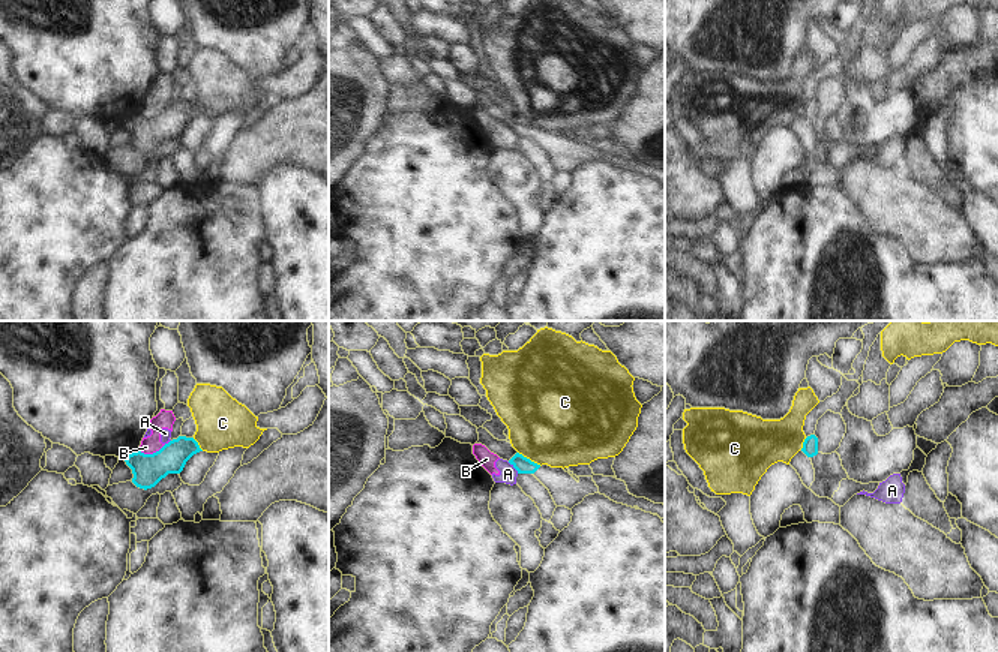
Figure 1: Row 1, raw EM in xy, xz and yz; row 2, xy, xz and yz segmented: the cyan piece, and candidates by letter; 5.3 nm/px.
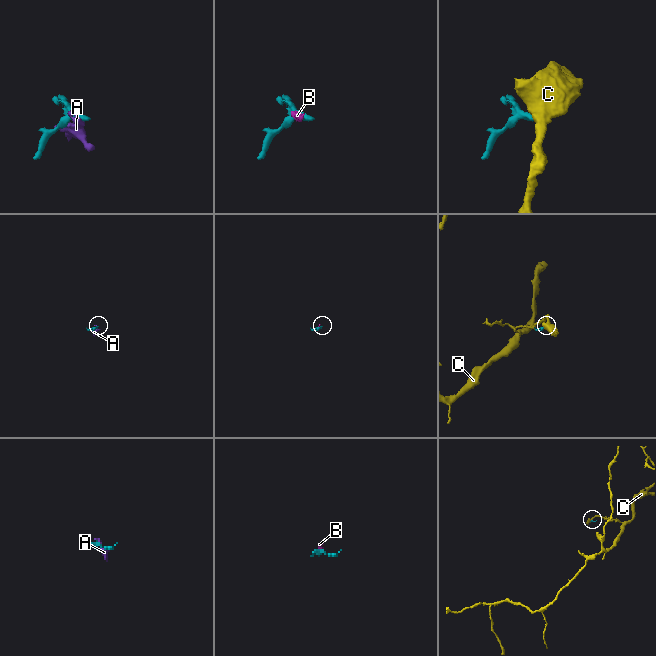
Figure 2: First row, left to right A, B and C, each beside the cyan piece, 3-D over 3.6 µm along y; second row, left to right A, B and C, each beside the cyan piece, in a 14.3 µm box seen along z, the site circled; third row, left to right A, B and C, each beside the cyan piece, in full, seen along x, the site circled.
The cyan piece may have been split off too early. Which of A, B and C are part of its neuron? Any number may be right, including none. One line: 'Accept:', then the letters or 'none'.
Accept: none

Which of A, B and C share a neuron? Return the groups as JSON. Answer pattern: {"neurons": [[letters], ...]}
{"neurons": [["A", "B"], ["C"]]}

